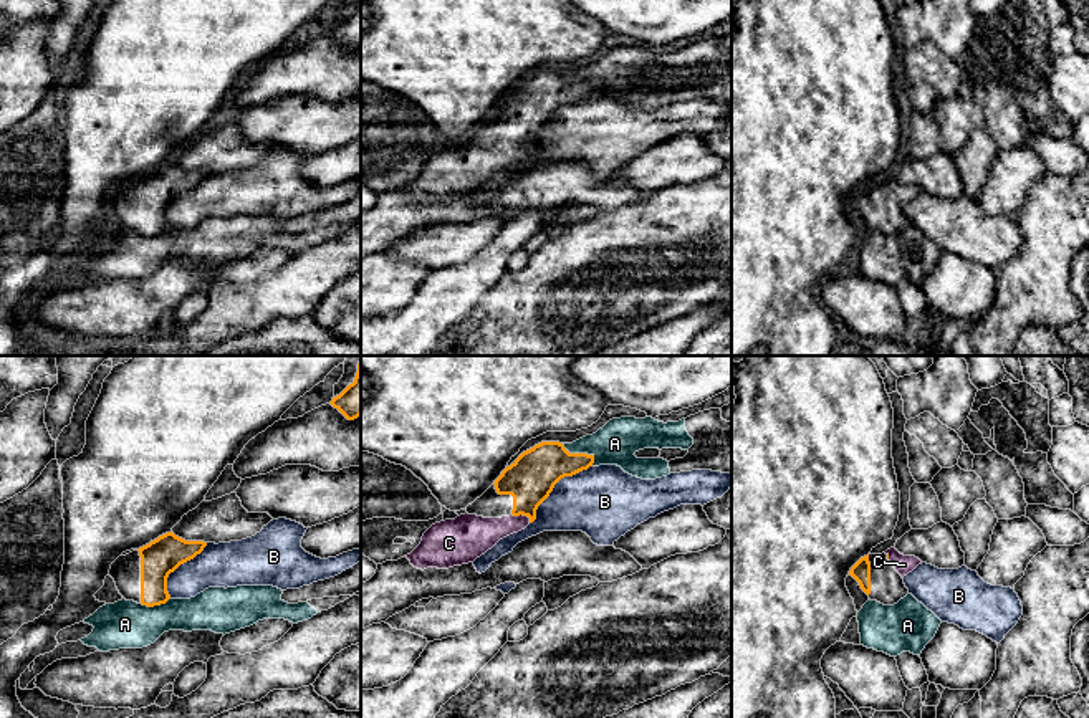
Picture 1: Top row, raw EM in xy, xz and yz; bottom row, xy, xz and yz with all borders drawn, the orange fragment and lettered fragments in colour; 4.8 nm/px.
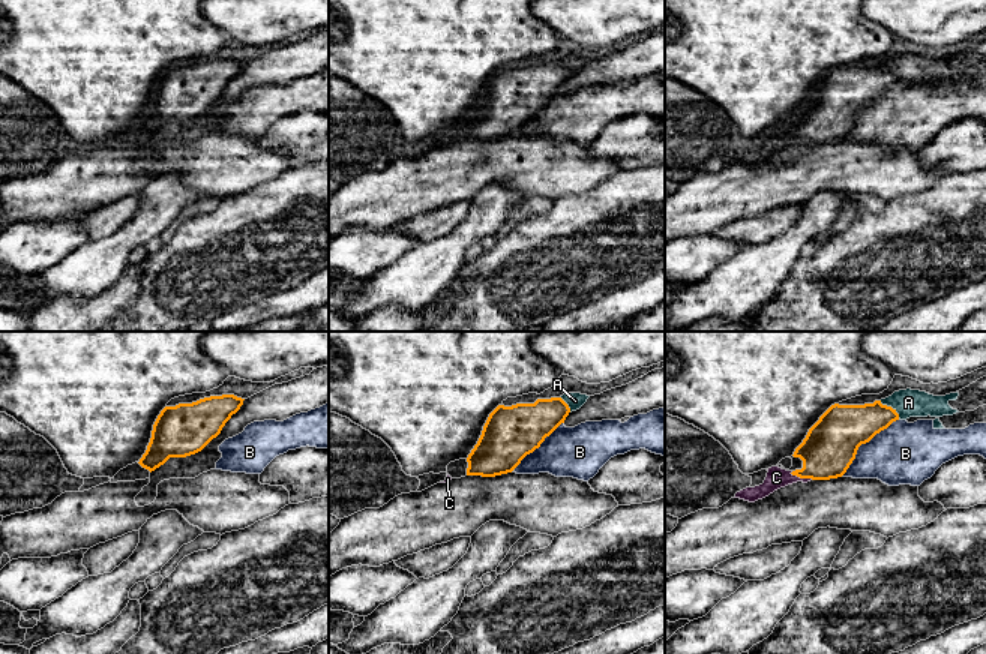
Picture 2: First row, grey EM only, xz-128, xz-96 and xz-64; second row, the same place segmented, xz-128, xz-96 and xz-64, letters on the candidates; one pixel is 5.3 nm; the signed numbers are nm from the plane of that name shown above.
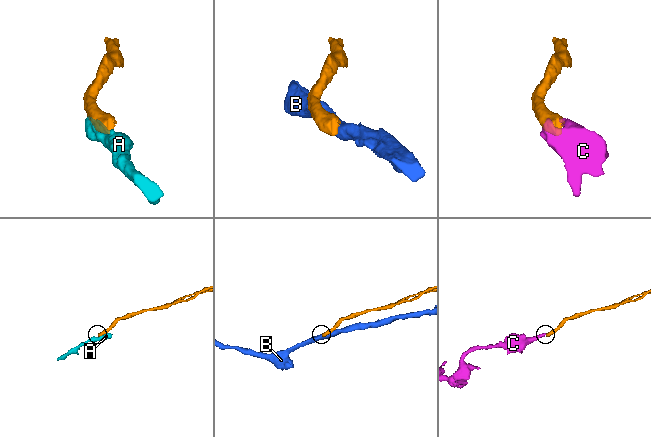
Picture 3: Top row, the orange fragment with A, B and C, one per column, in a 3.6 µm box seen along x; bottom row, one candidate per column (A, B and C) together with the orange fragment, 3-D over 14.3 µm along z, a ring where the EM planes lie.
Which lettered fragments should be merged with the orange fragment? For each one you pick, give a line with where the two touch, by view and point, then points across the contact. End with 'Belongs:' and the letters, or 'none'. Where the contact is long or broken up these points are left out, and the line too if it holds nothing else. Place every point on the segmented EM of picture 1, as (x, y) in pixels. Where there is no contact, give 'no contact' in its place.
C: xz (522, 513) | across xz (530, 480), (522, 513), (510, 525), (475, 535)
Belongs: C

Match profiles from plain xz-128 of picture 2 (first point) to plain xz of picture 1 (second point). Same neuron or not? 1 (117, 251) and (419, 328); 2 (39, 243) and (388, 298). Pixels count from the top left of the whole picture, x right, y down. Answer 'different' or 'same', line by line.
1: same
2: same

